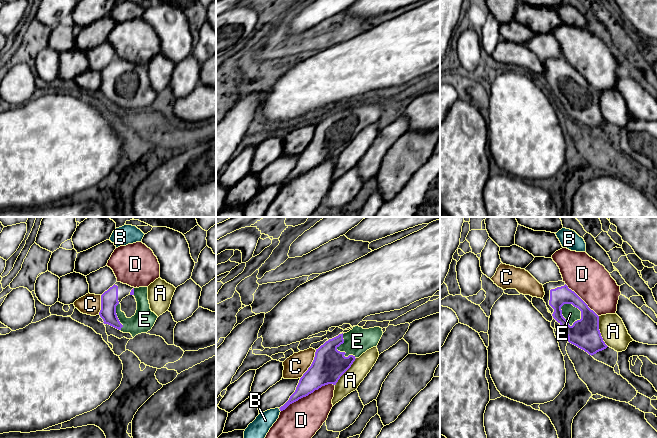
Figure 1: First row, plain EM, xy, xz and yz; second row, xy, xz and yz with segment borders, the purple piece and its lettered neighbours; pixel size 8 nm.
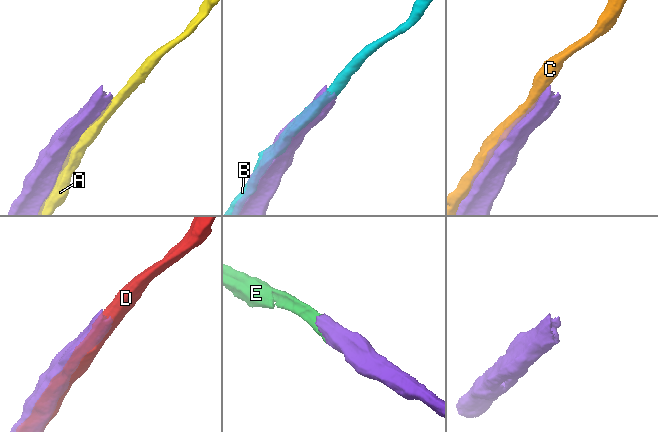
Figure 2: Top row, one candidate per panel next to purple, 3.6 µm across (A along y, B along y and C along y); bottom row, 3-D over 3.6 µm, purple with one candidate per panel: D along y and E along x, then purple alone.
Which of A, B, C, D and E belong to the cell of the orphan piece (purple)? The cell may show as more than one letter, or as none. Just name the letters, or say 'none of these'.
E

